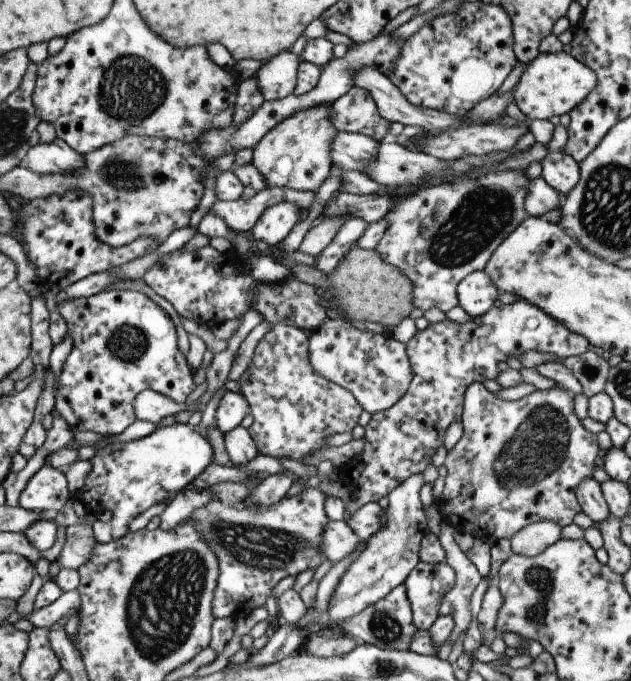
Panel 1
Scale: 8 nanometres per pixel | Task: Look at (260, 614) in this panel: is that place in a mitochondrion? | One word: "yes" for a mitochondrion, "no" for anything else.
no

